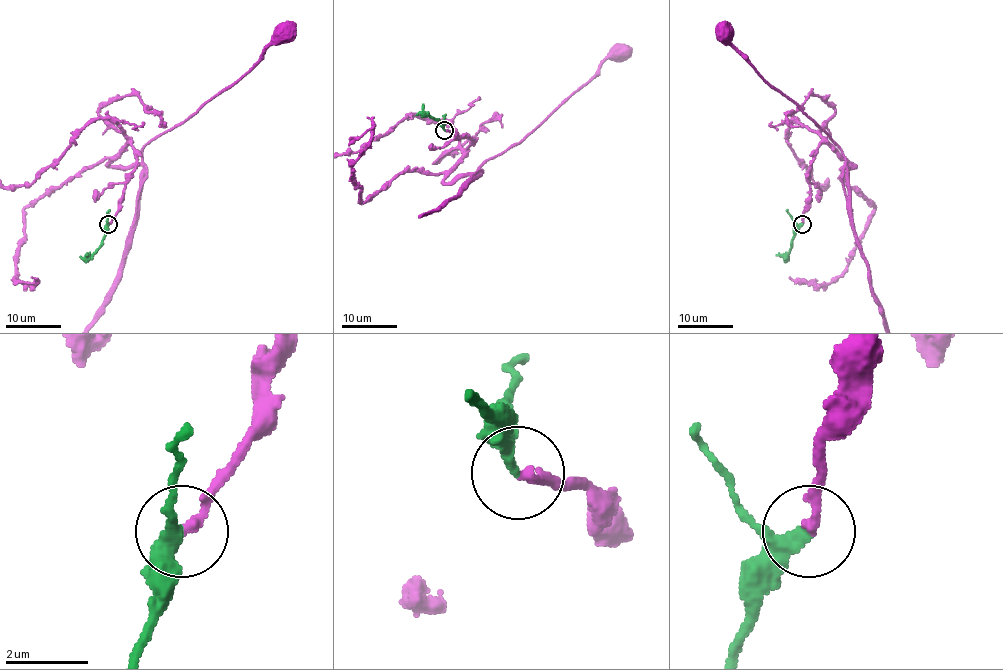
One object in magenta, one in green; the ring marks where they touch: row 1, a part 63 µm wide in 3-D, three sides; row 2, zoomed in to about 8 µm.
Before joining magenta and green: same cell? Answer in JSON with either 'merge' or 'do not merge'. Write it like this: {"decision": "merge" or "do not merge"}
{"decision": "merge"}

